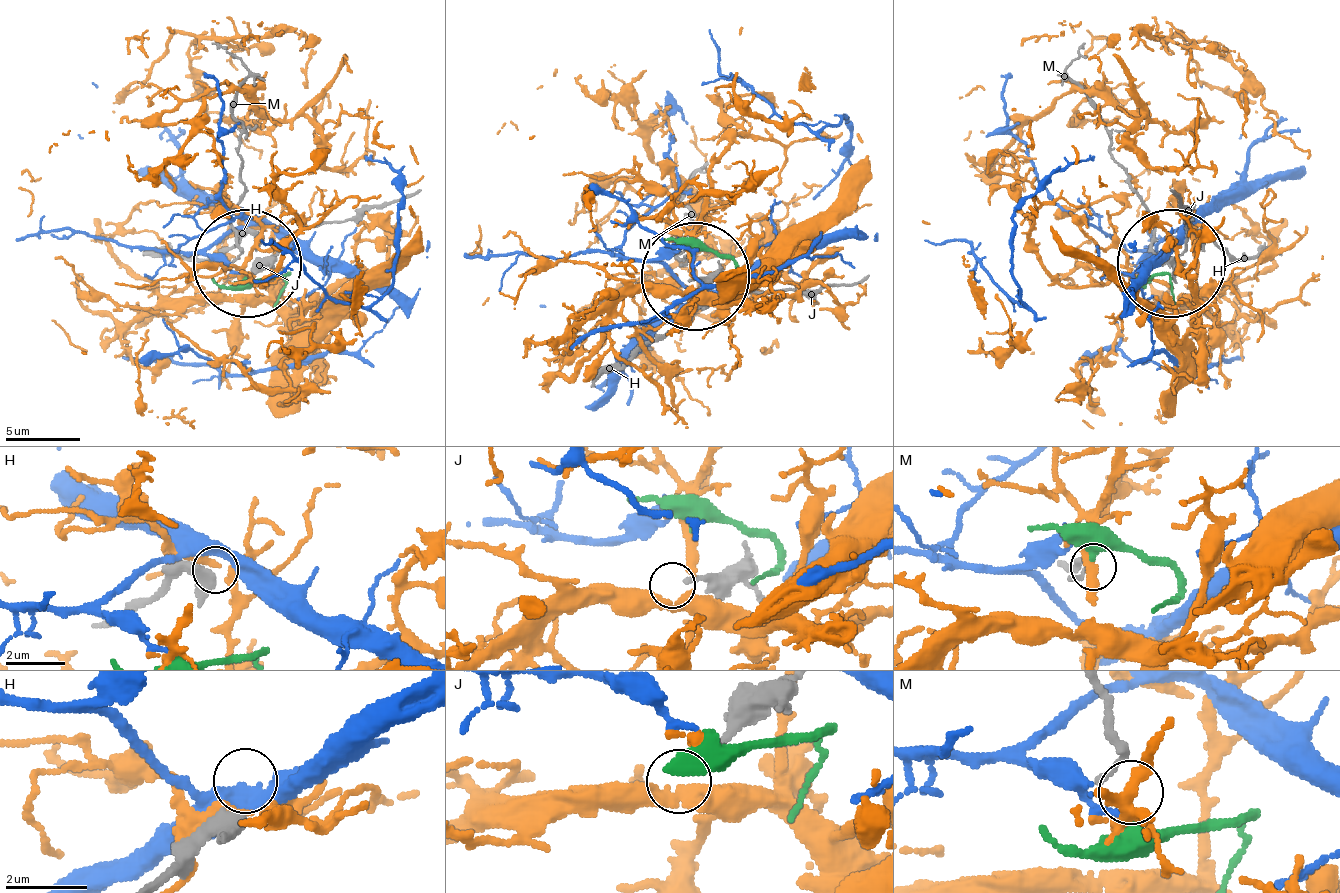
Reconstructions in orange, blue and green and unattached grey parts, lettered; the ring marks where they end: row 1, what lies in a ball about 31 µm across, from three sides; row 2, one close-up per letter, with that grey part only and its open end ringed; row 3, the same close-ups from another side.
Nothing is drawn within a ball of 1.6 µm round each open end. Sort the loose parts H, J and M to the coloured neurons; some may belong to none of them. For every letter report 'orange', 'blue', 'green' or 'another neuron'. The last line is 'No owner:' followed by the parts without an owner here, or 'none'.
H: another neuron
J: another neuron
M: another neuron
No owner: H, J, M

